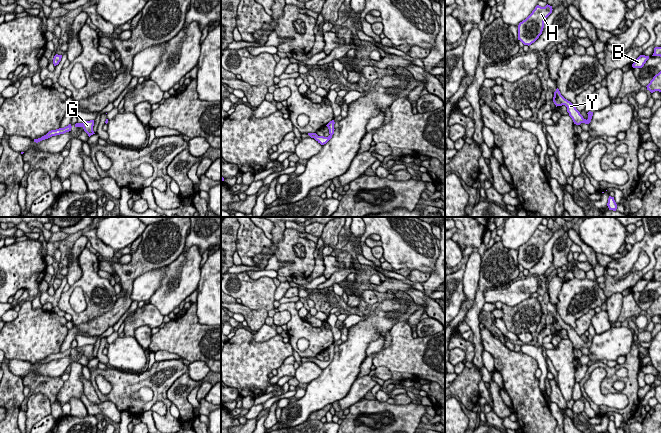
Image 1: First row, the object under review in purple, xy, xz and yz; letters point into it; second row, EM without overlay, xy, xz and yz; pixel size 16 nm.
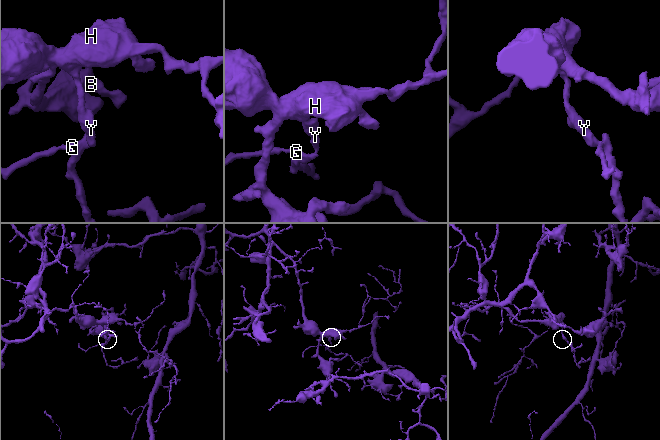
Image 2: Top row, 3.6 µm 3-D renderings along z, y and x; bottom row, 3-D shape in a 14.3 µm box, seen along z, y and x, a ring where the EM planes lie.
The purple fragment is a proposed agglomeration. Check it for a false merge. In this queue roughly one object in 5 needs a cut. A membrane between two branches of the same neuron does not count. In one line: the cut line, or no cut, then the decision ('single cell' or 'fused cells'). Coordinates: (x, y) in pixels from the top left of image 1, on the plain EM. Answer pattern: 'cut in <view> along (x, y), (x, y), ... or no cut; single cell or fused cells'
no cut; single cell

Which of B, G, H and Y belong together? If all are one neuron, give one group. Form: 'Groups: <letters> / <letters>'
Groups: B G H Y

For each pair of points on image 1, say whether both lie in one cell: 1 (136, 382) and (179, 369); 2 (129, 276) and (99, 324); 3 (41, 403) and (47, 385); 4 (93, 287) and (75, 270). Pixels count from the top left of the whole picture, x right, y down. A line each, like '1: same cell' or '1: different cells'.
1: same cell
2: same cell
3: different cells
4: different cells

